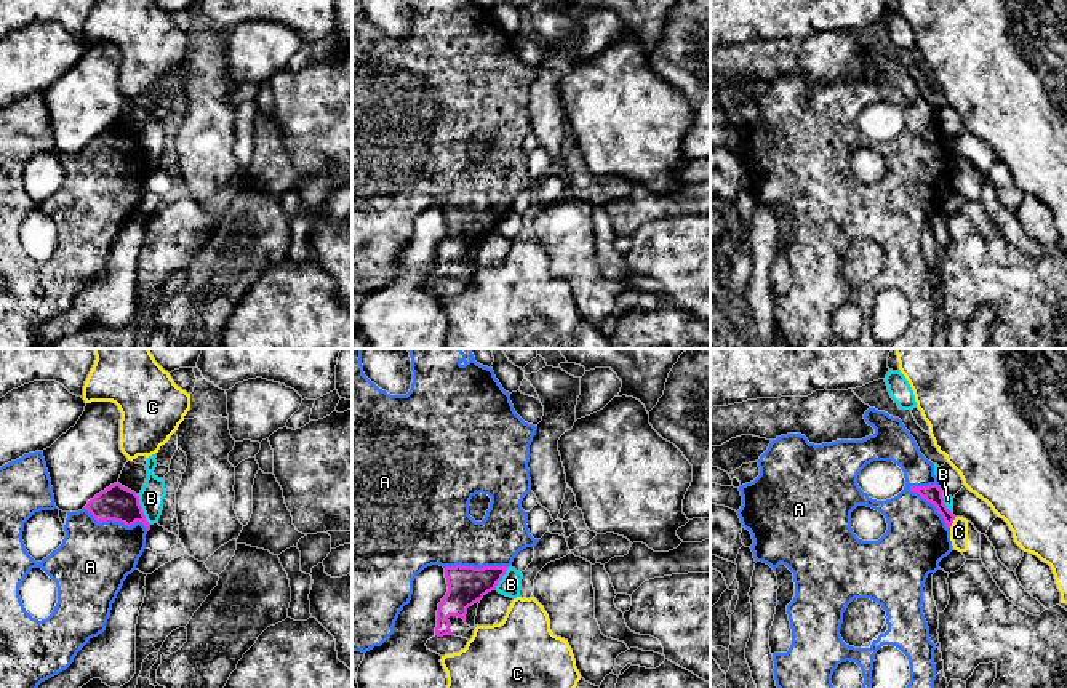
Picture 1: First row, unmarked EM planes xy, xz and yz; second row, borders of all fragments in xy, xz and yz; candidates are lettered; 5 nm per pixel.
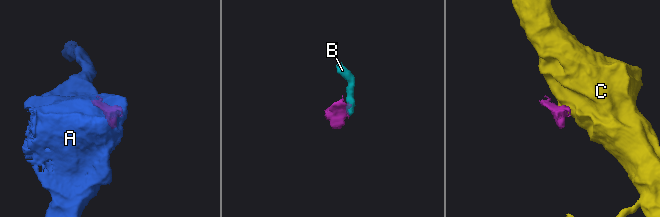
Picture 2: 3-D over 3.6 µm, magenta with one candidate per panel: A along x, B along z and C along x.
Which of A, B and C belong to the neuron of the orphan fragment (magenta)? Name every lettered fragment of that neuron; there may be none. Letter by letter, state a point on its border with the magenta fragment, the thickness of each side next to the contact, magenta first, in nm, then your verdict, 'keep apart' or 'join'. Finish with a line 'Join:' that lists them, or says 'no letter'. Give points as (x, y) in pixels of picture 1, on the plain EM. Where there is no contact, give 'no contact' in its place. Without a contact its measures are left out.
A: meets magenta in yz at (933, 144); 90 nm thick on the magenta side, 320 nm on the other; join
B: meets magenta in xy at (141, 151); 180 nm thick on the magenta side, 130 nm on the other; keep apart
C: meets magenta in yz at (952, 164); 90 nm thick on the magenta side, 100 nm on the other; keep apart
Join: A

